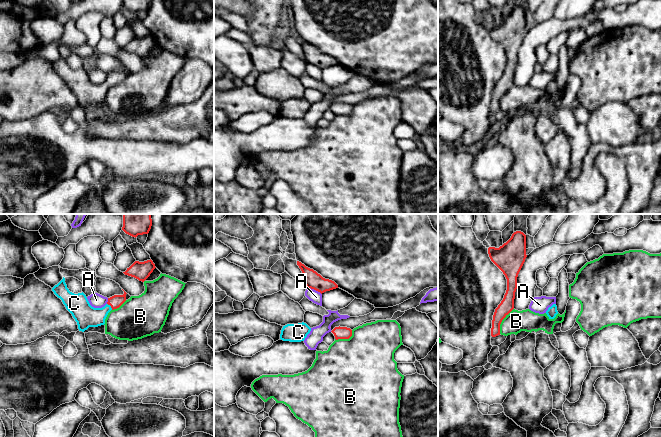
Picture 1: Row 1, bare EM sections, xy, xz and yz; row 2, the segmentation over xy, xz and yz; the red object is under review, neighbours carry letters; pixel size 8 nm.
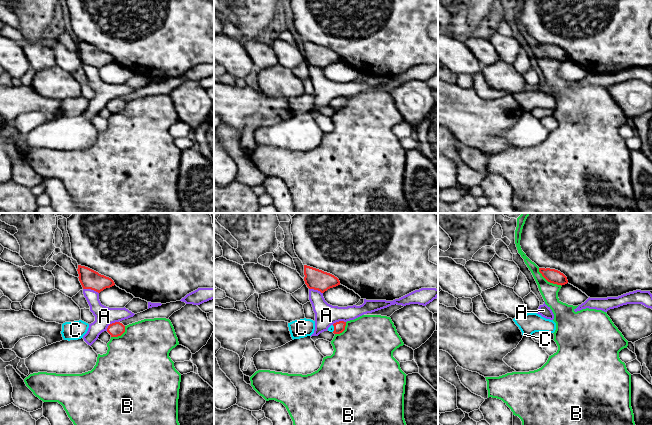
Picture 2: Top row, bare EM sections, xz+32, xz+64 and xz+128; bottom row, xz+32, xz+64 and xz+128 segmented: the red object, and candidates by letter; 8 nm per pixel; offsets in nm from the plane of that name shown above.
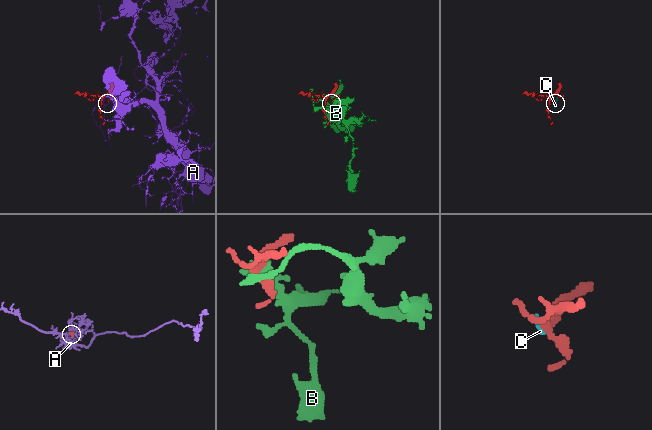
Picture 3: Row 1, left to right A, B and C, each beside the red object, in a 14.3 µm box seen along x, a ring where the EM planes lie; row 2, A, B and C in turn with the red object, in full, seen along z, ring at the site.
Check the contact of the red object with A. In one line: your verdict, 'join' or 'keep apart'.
keep apart

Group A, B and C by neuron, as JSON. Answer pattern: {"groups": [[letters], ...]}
{"groups": [["A"], ["B"], ["C"]]}

